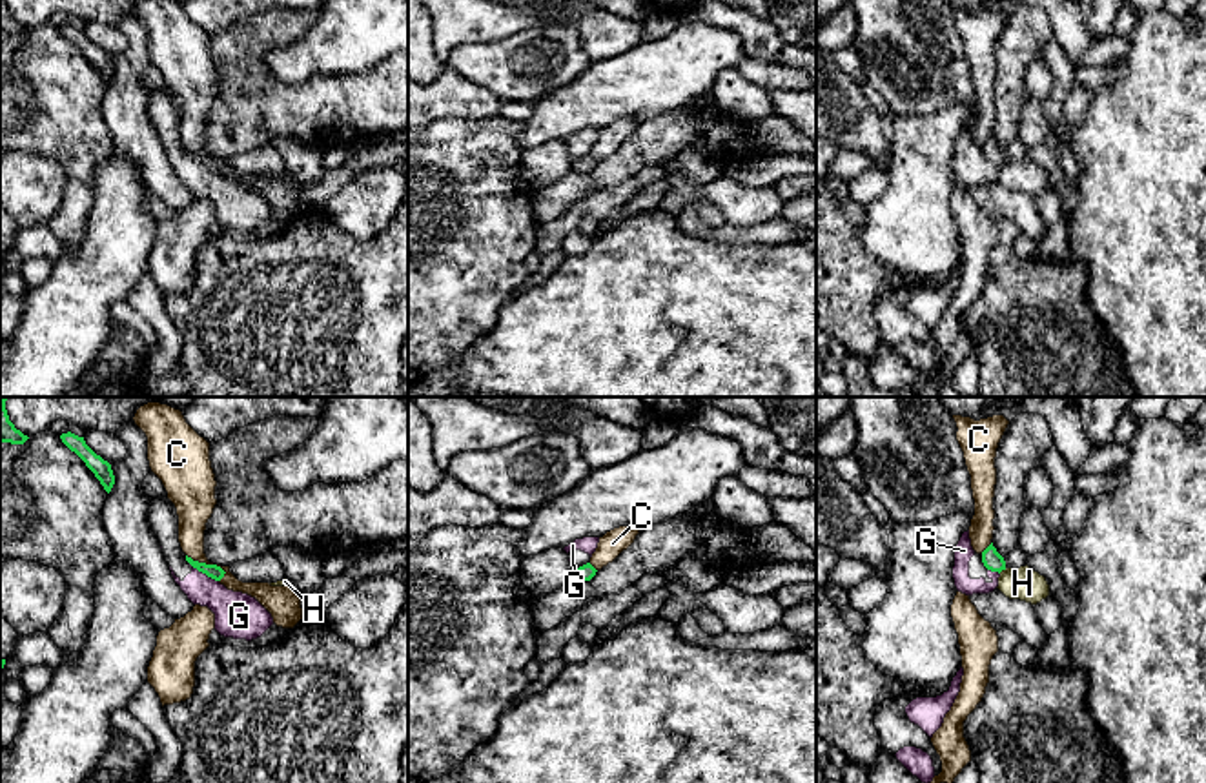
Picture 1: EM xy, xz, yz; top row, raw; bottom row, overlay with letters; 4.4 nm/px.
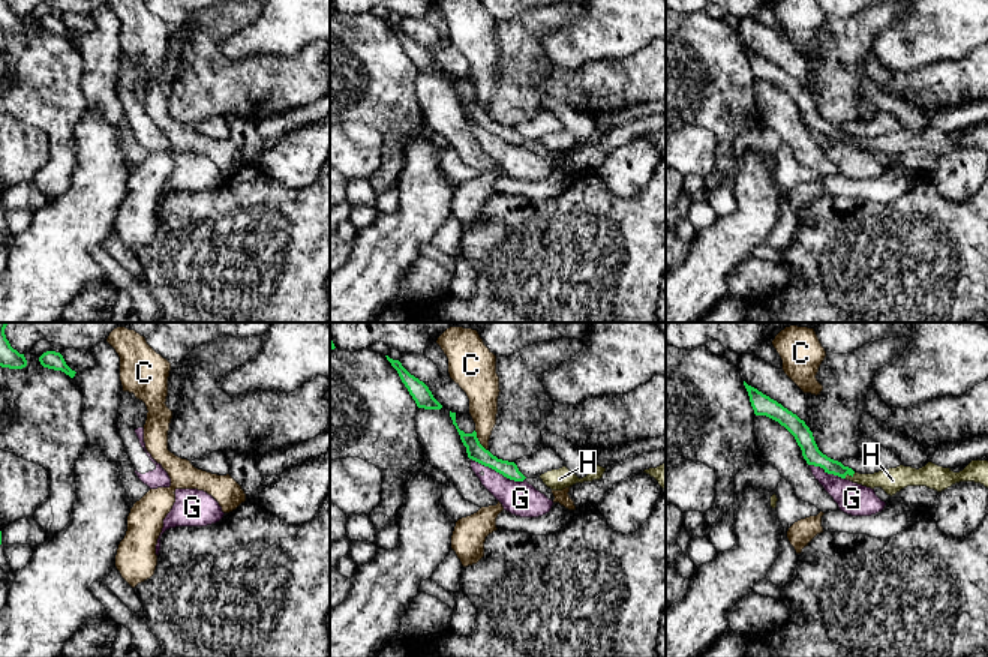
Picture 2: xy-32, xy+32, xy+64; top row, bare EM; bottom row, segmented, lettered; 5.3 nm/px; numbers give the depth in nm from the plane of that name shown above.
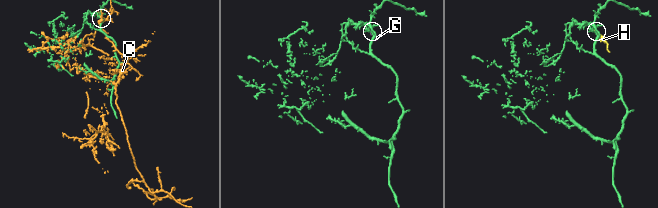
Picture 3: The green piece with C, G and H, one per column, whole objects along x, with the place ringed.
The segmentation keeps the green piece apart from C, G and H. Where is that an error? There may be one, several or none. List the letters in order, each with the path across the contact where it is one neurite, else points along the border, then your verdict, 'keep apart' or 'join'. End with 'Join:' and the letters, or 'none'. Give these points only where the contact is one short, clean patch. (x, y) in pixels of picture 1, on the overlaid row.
C: keep apart
G: keep apart
H: along yz (1006, 569), (999, 572) | keep apart
Join: none

